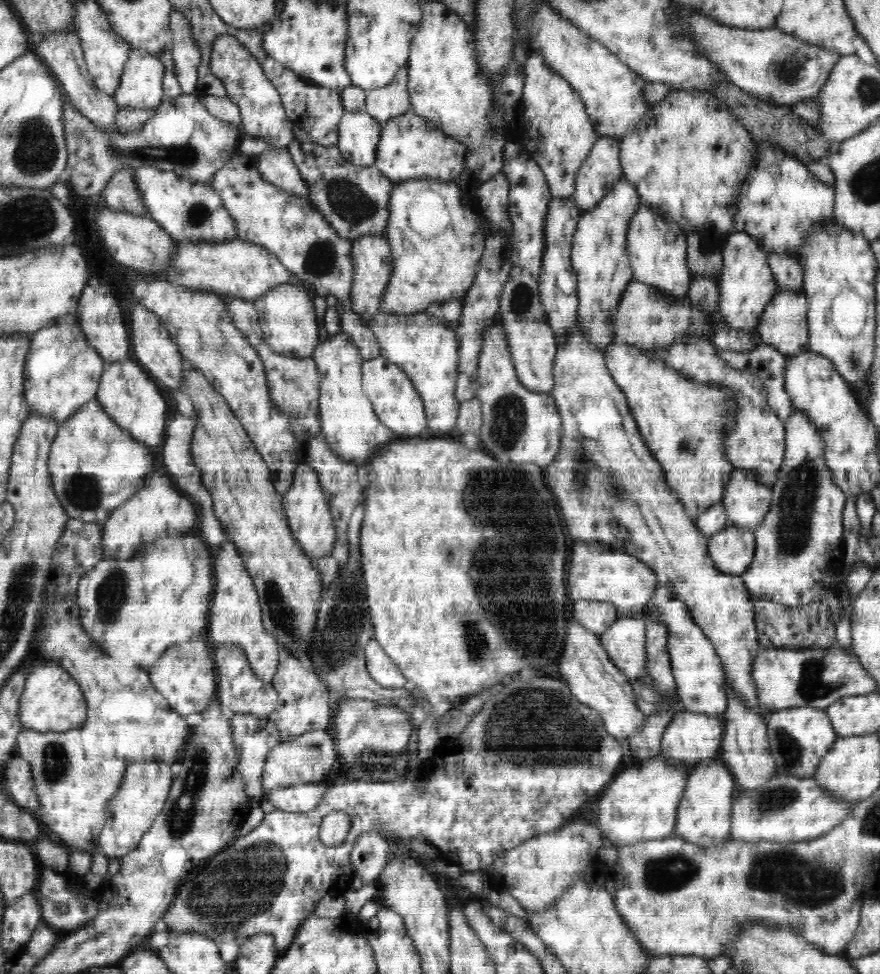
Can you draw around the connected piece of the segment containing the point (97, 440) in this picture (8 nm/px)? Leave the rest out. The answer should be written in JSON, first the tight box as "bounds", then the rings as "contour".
{"bounds":[48,398,147,524],"contour":[[[94,398],[83,404],[66,422],[59,426],[55,439],[52,441],[49,452],[48,469],[53,483],[55,496],[64,507],[71,519],[80,519],[84,522],[103,524],[108,520],[112,511],[119,507],[128,498],[142,488],[147,476],[134,480],[130,486],[120,486],[117,492],[103,494],[94,478],[80,473],[80,462],[92,462],[92,460],[104,460],[108,456],[108,444],[110,442],[124,442],[132,440],[128,431],[122,429]]]}

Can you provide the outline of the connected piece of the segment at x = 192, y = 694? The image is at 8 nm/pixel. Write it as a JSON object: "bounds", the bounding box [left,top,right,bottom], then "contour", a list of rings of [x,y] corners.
{"bounds":[149,639,217,716],"contour":[[[199,639],[176,643],[163,650],[158,655],[159,659],[149,668],[149,677],[152,685],[162,693],[168,705],[180,715],[188,716],[194,710],[200,710],[200,706],[192,704],[210,704],[210,700],[217,698],[215,660],[213,648],[210,644]]]}

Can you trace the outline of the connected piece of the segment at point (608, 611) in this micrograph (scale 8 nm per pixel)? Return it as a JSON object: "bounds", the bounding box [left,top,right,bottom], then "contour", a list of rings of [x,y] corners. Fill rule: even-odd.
{"bounds":[573,600,616,636],"contour":[[[599,600],[573,601],[573,619],[584,626],[584,629],[600,636],[608,631],[611,624],[616,622],[616,606]]]}

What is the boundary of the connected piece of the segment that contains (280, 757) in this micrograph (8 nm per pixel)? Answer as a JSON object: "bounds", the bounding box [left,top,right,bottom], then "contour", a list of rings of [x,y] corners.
{"bounds":[261,729,340,794],"contour":[[[318,729],[305,732],[295,739],[290,737],[285,741],[279,741],[266,757],[261,780],[264,794],[275,788],[322,782],[340,756],[332,731]]]}

